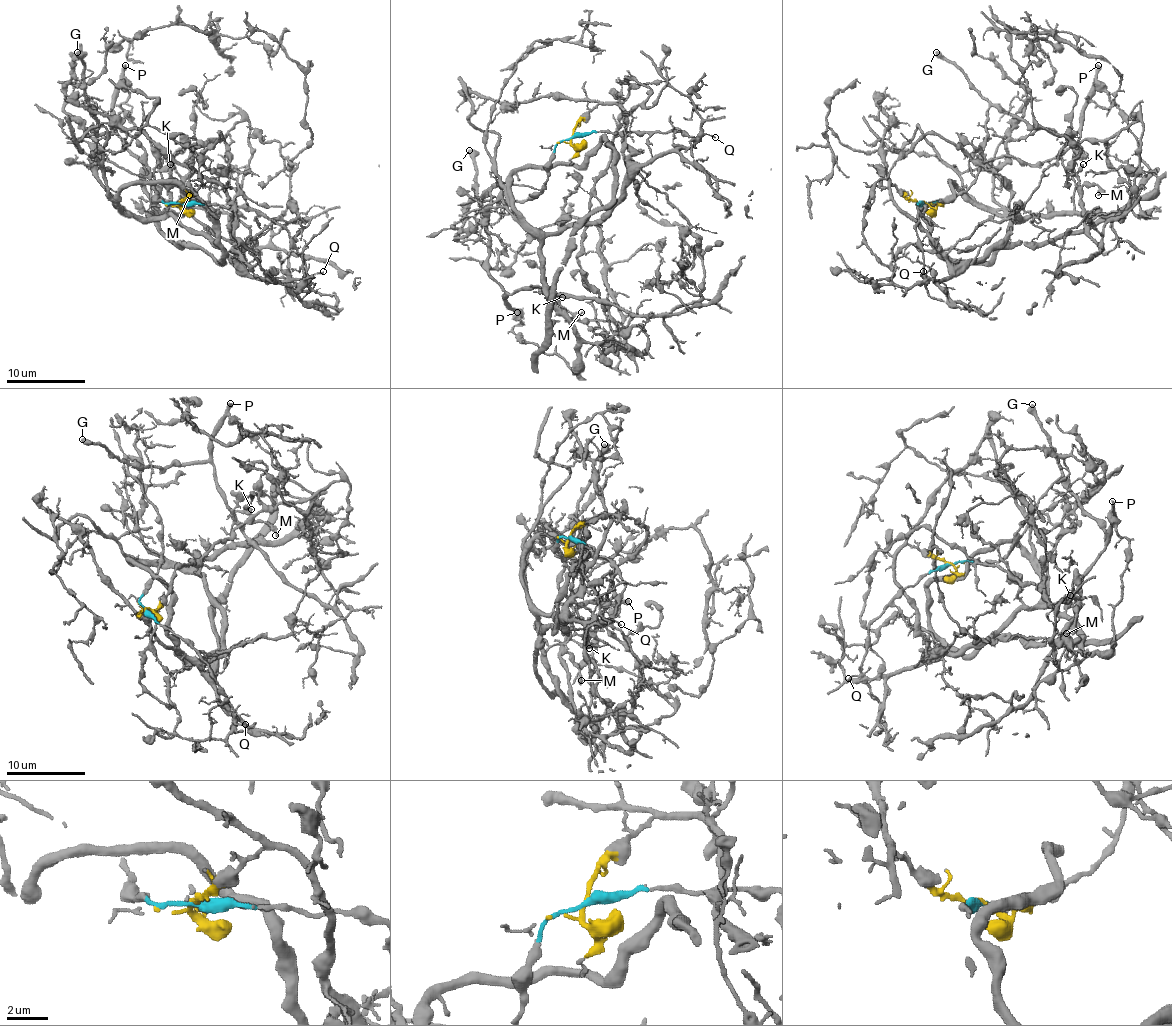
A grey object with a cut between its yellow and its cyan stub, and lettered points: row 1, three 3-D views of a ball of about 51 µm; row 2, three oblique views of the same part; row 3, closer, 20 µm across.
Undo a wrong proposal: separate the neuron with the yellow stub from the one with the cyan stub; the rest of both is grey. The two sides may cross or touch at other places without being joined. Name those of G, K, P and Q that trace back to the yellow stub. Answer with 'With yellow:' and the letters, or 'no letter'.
With yellow: no letter

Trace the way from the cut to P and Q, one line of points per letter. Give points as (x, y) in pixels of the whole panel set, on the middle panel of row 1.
P: (572, 137), (556, 145), (543, 190), (537, 196), (525, 200), (482, 202), (488, 234), (488, 275), (517, 312)
Q: (572, 137), (594, 132), (680, 130), (696, 137), (709, 134), (715, 137)

